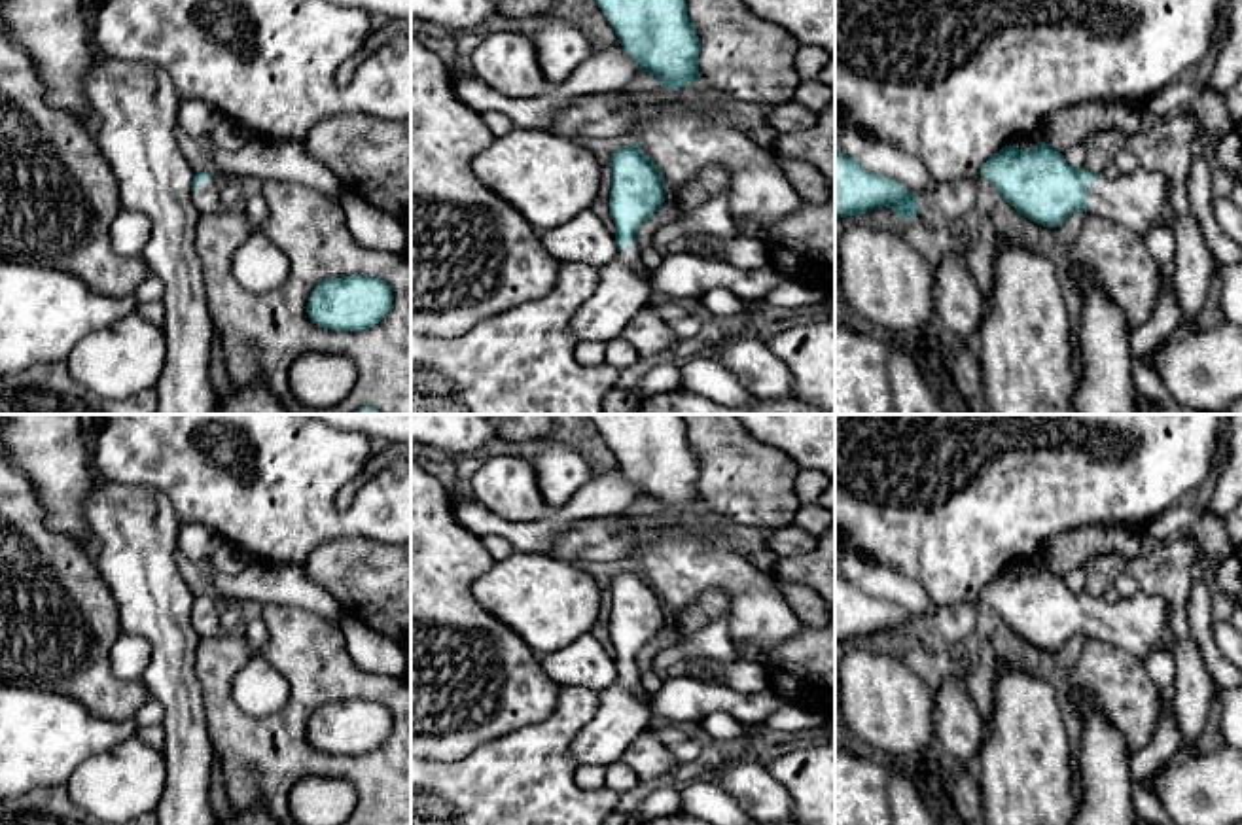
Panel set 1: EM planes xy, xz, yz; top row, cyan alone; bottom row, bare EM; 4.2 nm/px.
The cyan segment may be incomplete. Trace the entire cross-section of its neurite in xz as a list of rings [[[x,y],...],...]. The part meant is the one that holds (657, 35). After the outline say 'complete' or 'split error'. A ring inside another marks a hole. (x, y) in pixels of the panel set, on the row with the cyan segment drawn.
[[[596,0],[619,44],[655,76],[663,89],[682,89],[701,78],[699,38],[685,0]]]; complete

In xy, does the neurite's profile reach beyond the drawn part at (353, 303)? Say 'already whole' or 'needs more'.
already whole

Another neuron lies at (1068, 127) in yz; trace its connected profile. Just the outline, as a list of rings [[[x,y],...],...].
[[[1115,98],[1062,108],[1049,117],[1041,140],[1064,155],[1098,132],[1115,131],[1132,136],[1142,127],[1144,110],[1145,106]]]

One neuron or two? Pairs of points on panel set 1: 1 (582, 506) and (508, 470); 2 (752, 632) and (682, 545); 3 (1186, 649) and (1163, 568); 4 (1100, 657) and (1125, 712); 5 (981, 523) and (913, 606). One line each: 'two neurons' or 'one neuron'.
1: two neurons
2: one neuron
3: one neuron
4: one neuron
5: two neurons

